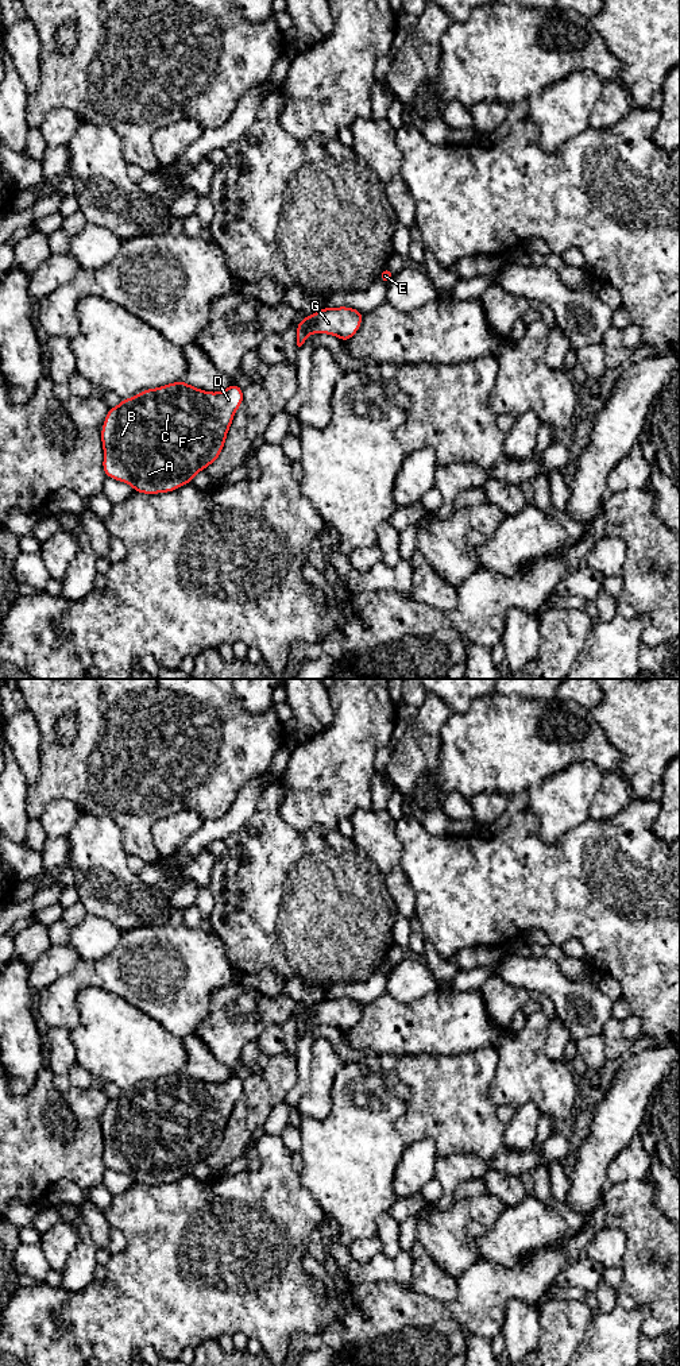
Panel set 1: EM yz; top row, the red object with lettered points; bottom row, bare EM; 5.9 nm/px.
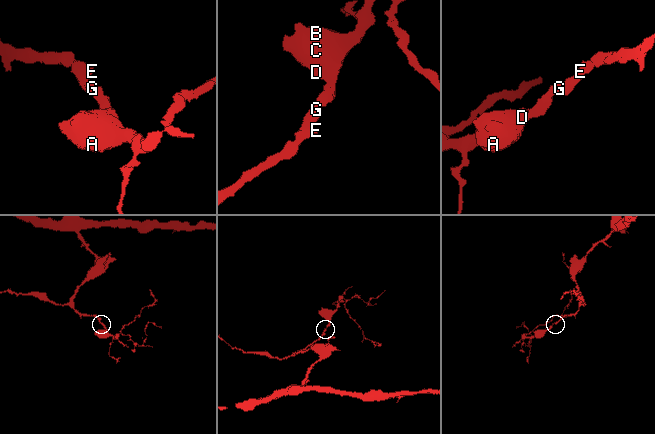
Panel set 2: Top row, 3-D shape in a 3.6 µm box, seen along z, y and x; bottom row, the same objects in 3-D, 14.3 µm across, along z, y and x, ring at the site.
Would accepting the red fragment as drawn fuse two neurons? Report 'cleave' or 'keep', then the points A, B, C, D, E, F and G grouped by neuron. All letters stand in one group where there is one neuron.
keep | A B C D E F G

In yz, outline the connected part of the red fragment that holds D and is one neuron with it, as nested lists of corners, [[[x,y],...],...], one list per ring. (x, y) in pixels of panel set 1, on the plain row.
[[[183,1072],[121,1091],[116,1099],[109,1099],[101,1120],[105,1166],[144,1185],[169,1184],[190,1174],[198,1162],[220,1147],[233,1105],[242,1095],[243,1080],[236,1074],[209,1084]]]

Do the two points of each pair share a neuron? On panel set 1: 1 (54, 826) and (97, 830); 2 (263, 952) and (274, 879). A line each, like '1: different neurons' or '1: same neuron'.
1: different neurons
2: same neuron

